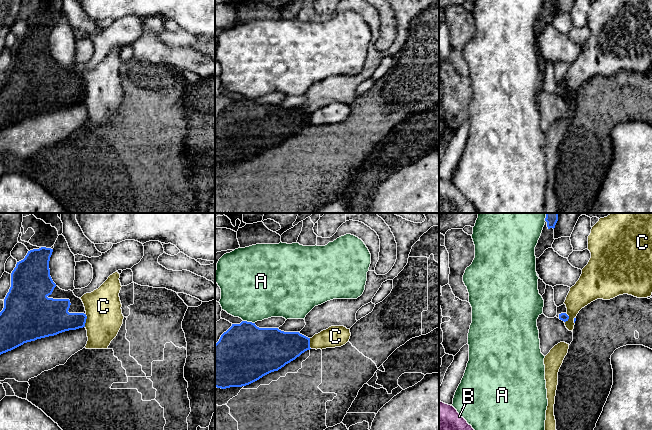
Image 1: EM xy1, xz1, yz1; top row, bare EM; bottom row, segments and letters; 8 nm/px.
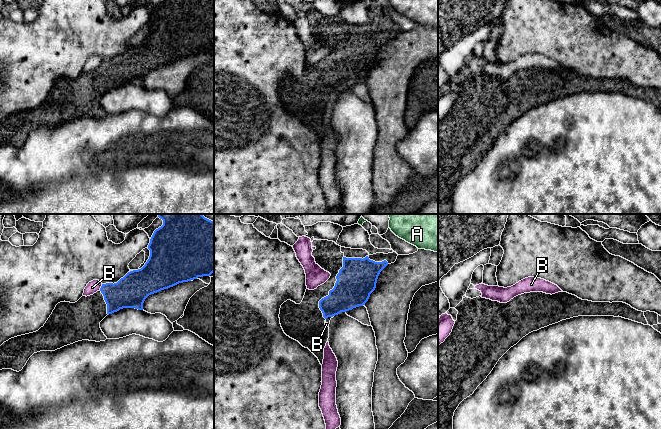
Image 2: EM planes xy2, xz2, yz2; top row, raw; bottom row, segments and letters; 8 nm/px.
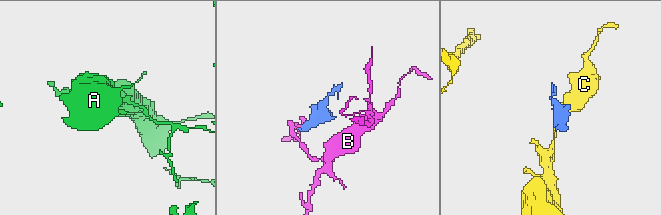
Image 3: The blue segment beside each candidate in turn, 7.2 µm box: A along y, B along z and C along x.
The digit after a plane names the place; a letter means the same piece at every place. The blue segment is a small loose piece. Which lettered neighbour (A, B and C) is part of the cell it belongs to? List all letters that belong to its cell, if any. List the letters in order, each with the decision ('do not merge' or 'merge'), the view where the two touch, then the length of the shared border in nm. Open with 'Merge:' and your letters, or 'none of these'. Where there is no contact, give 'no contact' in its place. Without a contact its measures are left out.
Merge: none of these
A: do not merge; meets blue in xz1; contact 100 nm long
B: do not merge; meets blue in xy2; contact 50 nm long
C: do not merge; meets blue in xy1; contact 110 nm long

